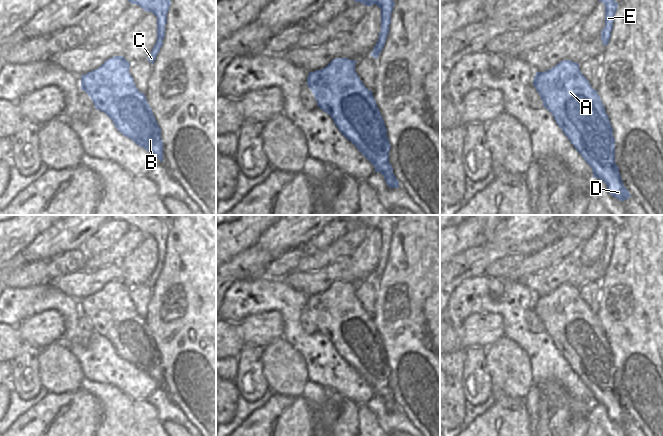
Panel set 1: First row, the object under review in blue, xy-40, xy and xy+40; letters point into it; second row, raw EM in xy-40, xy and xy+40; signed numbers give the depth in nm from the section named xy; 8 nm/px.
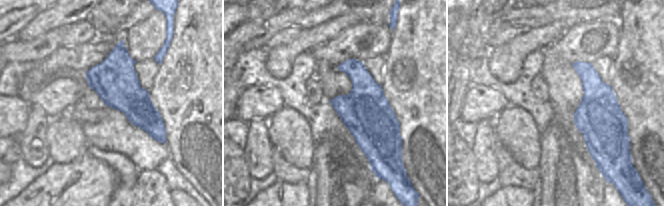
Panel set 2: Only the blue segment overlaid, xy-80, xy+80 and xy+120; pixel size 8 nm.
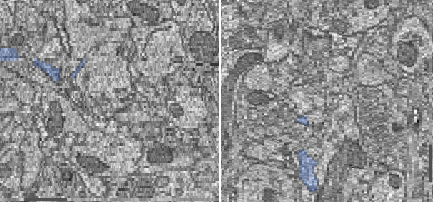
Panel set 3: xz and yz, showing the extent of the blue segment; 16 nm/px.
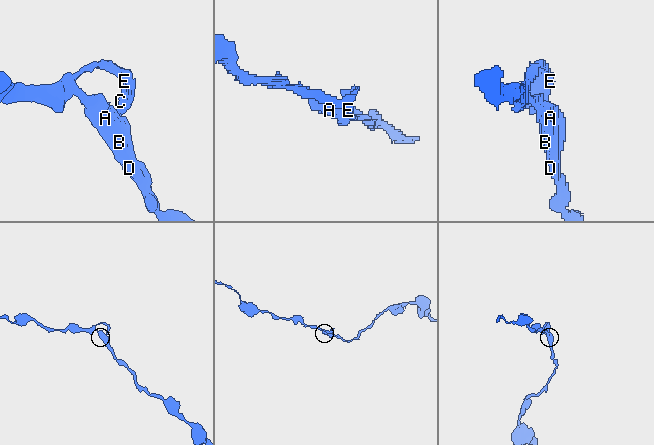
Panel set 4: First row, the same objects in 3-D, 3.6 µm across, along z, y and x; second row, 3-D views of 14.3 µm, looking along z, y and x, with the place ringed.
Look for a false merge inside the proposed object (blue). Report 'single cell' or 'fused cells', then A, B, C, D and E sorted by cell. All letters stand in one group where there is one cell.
fused cells; A B D / C E

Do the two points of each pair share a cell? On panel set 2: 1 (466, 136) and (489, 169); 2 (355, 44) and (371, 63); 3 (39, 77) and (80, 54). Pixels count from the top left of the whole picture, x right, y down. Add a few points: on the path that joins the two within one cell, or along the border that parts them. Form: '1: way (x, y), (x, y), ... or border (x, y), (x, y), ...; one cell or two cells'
1: border (476, 123), (476, 133), (471, 148); two cells
2: border (383, 54), (377, 54), (362, 61); two cells
3: way (49, 67), (62, 58), (70, 58); one cell

